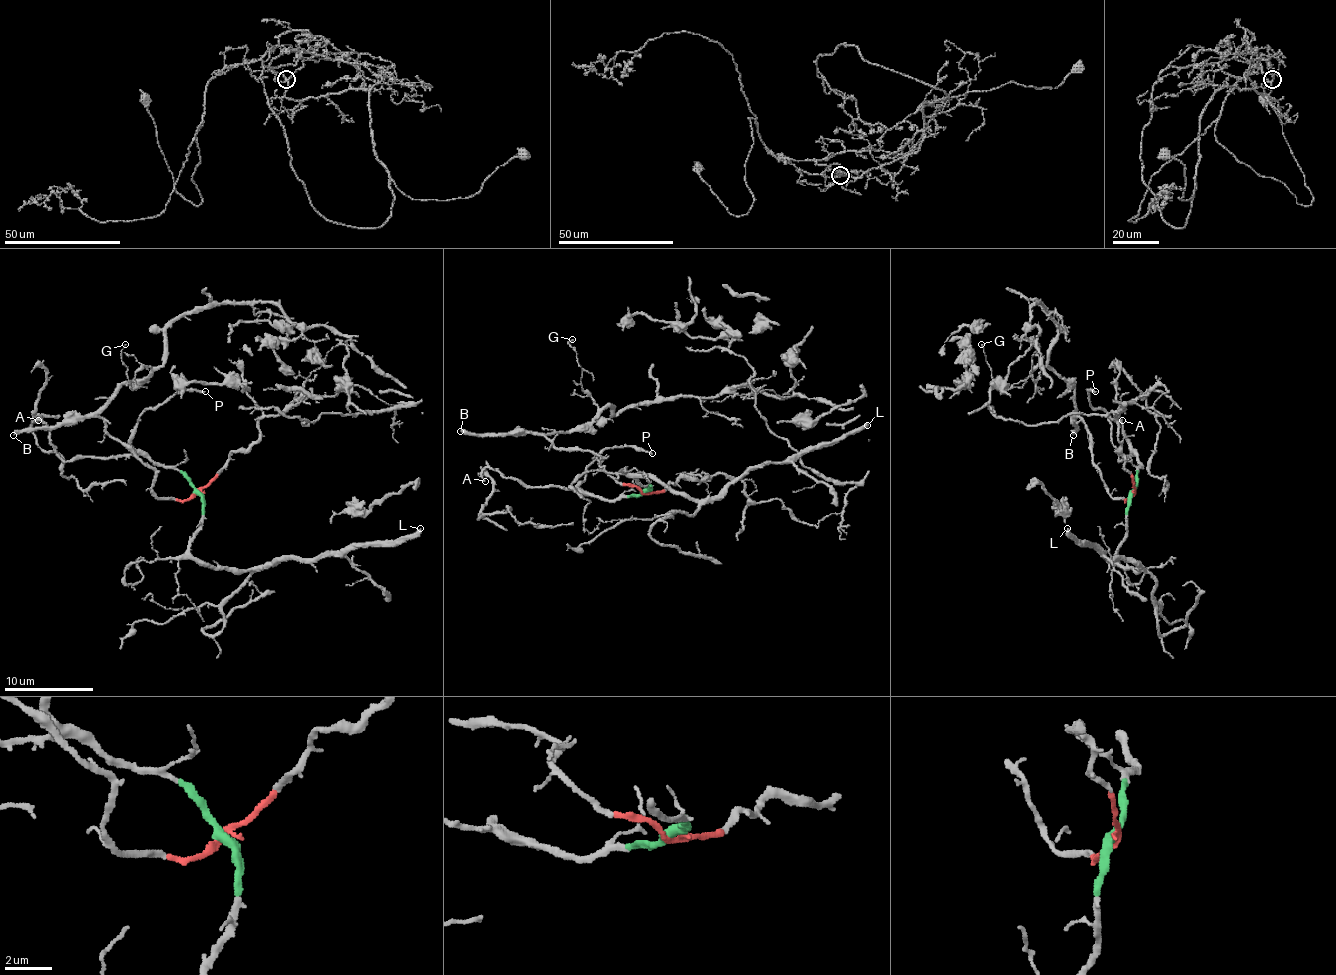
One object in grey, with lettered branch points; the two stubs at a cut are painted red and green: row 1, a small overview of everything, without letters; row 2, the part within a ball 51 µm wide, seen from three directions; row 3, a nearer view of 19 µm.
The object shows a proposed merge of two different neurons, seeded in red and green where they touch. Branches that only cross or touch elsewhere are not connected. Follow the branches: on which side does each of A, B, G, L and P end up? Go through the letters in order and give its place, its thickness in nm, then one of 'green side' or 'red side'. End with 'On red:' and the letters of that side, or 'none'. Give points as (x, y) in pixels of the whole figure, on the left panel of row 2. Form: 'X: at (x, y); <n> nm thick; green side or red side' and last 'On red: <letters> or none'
A: at (38, 420); 200 nm thick; green side
B: at (13, 435); 340 nm thick; red side
G: at (125, 344); 90 nm thick; red side
L: at (420, 528); 360 nm thick; green side
P: at (205, 391); 160 nm thick; green side
On red: B, G

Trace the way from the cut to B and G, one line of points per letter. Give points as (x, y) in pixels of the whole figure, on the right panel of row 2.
B: (1135, 491), (1126, 500), (1115, 500), (1093, 464), (1091, 435), (1080, 417), (1075, 420), (1073, 435)
G: (1135, 491), (1115, 500), (1107, 489), (1071, 384), (1037, 366), (1004, 388), (993, 379), (982, 344)

